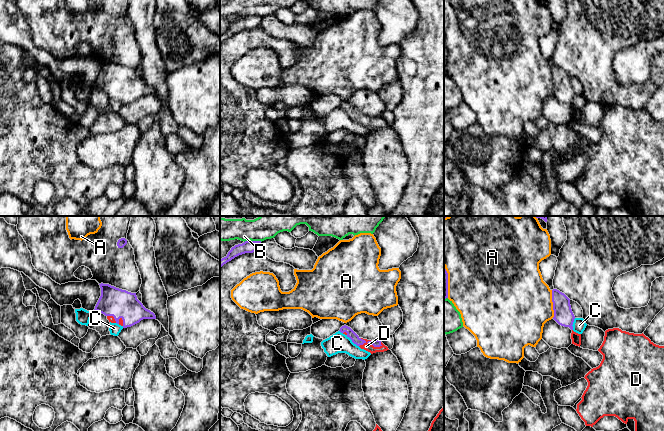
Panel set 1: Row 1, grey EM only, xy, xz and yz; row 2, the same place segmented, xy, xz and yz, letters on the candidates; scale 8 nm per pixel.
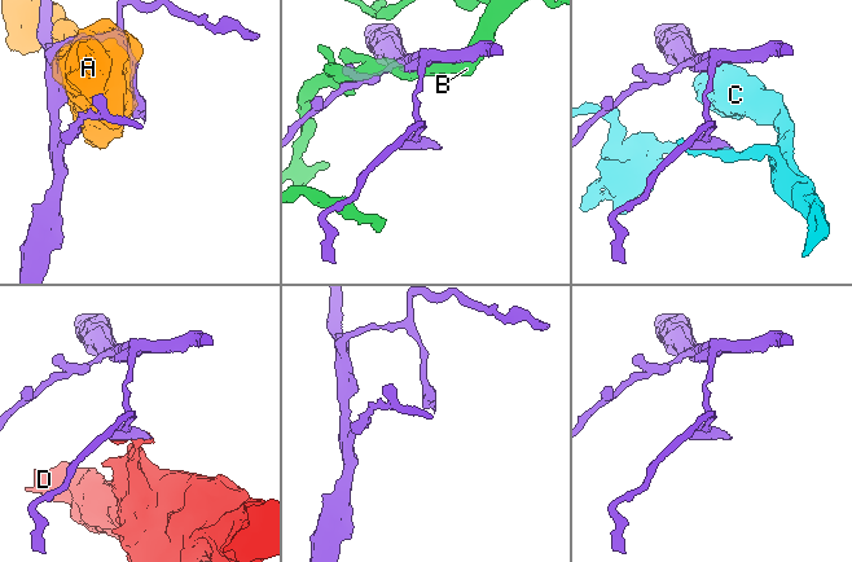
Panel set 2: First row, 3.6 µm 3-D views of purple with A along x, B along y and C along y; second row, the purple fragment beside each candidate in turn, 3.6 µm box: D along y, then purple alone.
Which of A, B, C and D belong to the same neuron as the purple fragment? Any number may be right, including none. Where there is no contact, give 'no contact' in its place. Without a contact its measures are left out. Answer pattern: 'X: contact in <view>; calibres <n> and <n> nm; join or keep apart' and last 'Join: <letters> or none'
A: contact in yz; calibres 160 and 480 nm; keep apart
B: contact in xz; calibres 100 and 140 nm; keep apart
C: contact in xz; calibres 70 and 160 nm; keep apart
D: contact in xz; calibres 60 and 70 nm; keep apart
Join: none

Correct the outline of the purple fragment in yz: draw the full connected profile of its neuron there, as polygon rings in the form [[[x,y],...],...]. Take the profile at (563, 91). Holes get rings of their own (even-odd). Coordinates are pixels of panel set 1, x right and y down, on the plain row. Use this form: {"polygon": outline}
{"polygon": [[[557,65],[552,66],[553,95],[561,102],[569,103],[573,106],[575,92],[572,88],[570,75]]]}

